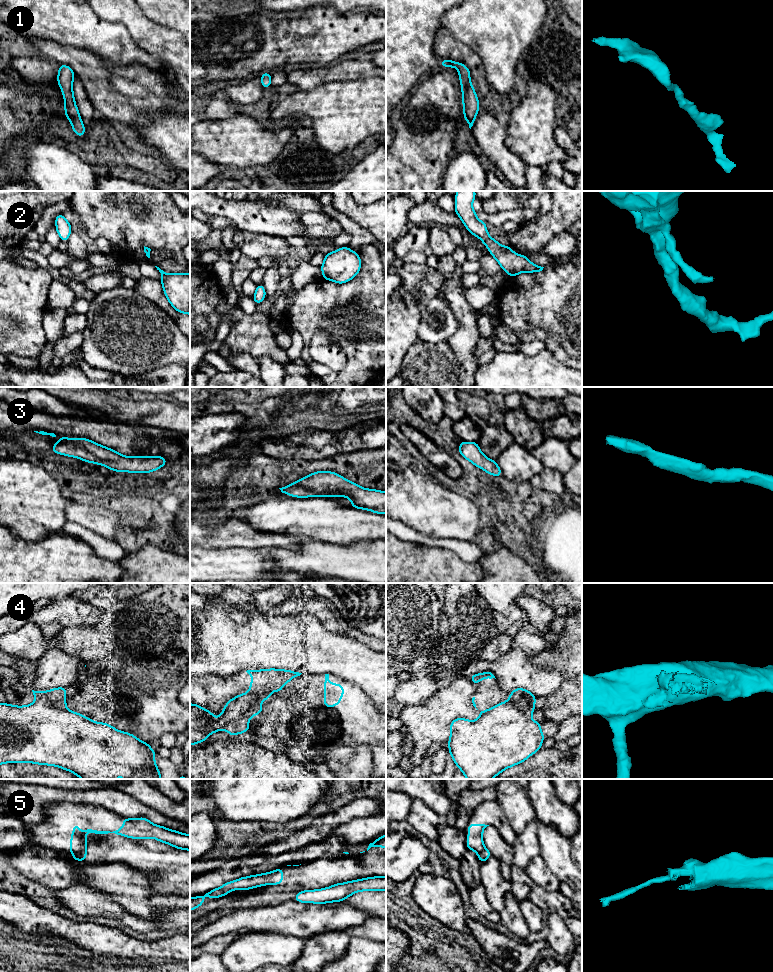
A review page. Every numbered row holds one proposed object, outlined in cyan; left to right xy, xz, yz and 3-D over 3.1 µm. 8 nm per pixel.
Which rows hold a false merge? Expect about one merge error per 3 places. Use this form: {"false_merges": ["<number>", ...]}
{"false_merges": ["4", "5"]}

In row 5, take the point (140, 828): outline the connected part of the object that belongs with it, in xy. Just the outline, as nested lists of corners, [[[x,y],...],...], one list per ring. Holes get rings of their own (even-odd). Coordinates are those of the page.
[[[144,817],[136,819],[123,818],[123,827],[120,830],[93,830],[91,827],[88,827],[84,832],[81,832],[79,825],[74,824],[70,840],[70,853],[85,851],[88,845],[85,837],[86,833],[95,835],[115,834],[139,840],[154,838],[175,848],[190,851],[190,835],[170,830],[163,826],[154,825]]]

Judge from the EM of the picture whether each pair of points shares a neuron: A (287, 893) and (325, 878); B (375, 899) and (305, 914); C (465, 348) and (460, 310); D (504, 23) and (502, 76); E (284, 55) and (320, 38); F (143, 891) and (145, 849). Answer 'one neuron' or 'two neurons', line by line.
A: one neuron
B: two neurons
C: one neuron
D: one neuron
E: one neuron
F: two neurons

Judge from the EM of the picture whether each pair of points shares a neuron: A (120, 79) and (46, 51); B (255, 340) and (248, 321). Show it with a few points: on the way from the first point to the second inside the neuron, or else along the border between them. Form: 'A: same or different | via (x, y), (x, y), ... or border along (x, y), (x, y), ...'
A: same | via (102, 77), (99, 77), (82, 61), (64, 54)
B: same | via (252, 335), (248, 331), (248, 326)

